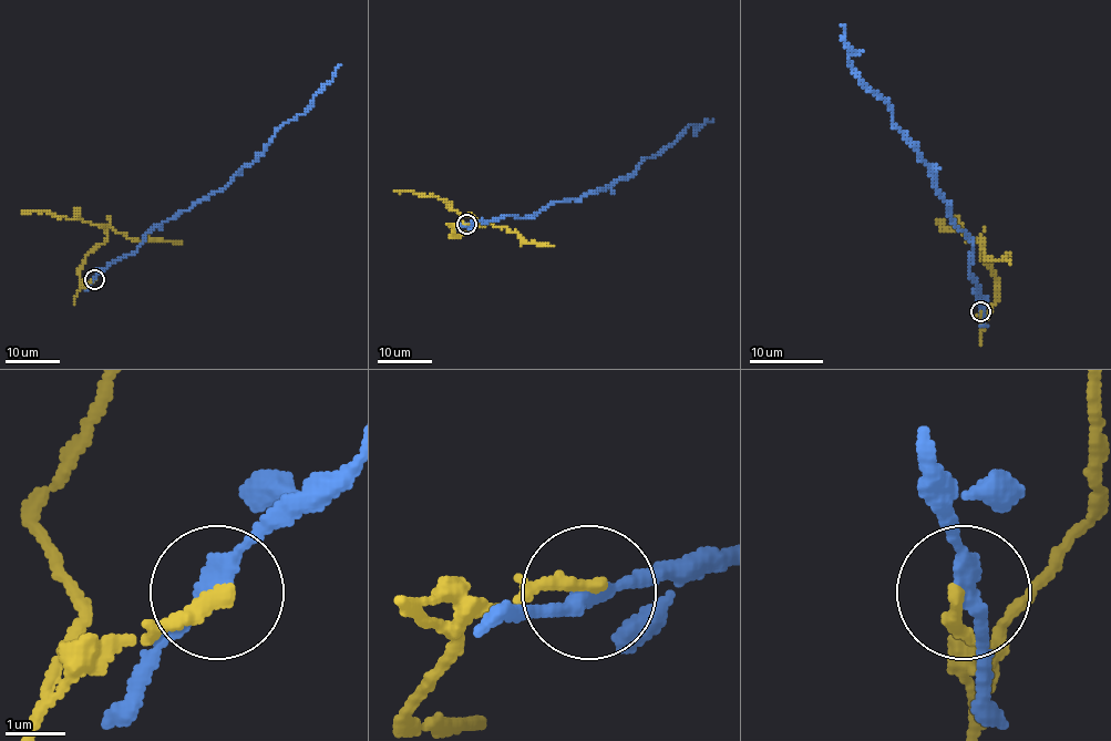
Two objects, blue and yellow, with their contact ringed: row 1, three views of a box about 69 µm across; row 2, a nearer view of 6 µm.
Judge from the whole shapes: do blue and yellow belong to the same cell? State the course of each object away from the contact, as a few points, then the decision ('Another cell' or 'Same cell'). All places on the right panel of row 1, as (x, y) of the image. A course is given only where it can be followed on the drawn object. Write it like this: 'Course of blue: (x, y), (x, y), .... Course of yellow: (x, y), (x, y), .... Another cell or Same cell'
Course of blue: (981, 310), (970, 276), (971, 240), (952, 220), (921, 153), (892, 122), (892, 106), (859, 80), (842, 24). Course of yellow: (981, 310), (983, 316), (996, 299), (996, 277), (983, 260), (979, 243), (959, 229), (946, 229), (937, 220). Another cell

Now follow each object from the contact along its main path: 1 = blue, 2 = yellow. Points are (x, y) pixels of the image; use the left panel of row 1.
1: (94, 278), (134, 253), (158, 226), (223, 189), (255, 161), (274, 133), (311, 105), (312, 98), (341, 64)
2: (94, 278), (84, 282), (78, 270), (103, 242), (106, 228), (45, 212), (22, 212)

